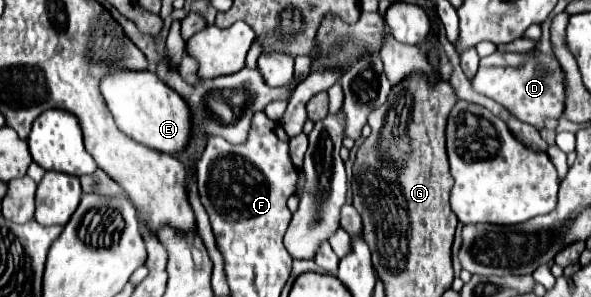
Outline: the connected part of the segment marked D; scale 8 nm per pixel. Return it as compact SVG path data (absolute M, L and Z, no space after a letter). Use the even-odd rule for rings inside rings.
M535 49L535 57L529 53L501 53L495 51L493 55L481 59L479 71L473 77L473 89L481 95L495 99L503 105L513 117L523 123L533 125L537 131L543 129L545 119L559 119L565 111L567 99L567 85L565 85L565 71L561 69L559 61L553 55L545 55Z

